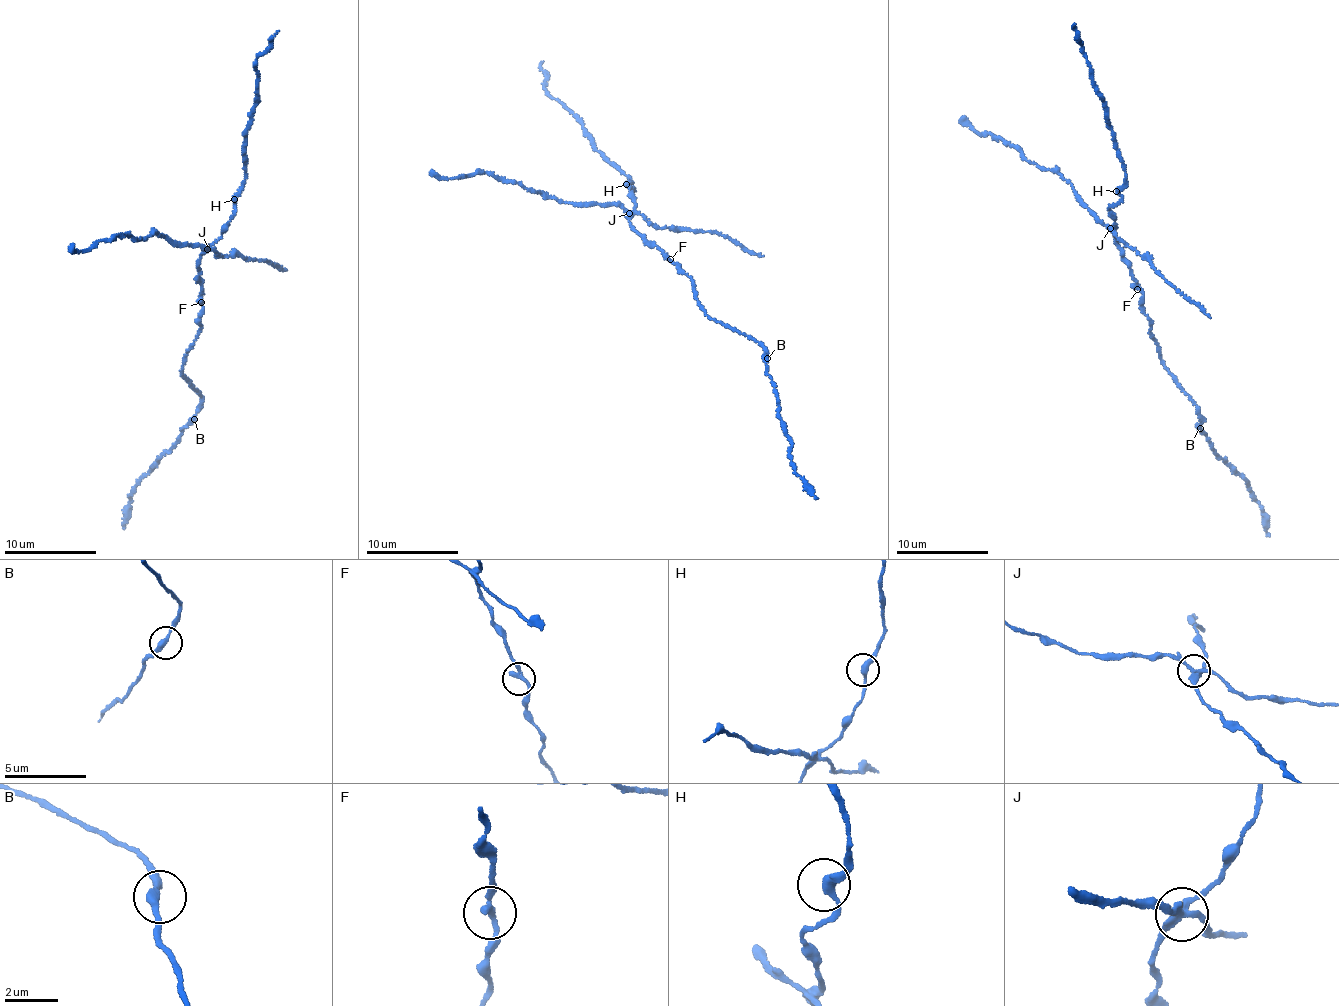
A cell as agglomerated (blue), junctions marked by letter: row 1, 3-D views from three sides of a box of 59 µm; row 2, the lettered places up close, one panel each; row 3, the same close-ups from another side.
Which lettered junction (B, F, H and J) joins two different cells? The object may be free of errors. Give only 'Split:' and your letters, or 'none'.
Split: J

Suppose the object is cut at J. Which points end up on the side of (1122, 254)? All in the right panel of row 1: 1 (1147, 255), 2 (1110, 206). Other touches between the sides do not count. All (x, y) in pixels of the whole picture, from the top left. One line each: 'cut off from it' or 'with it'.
1: cut off from it
2: with it

